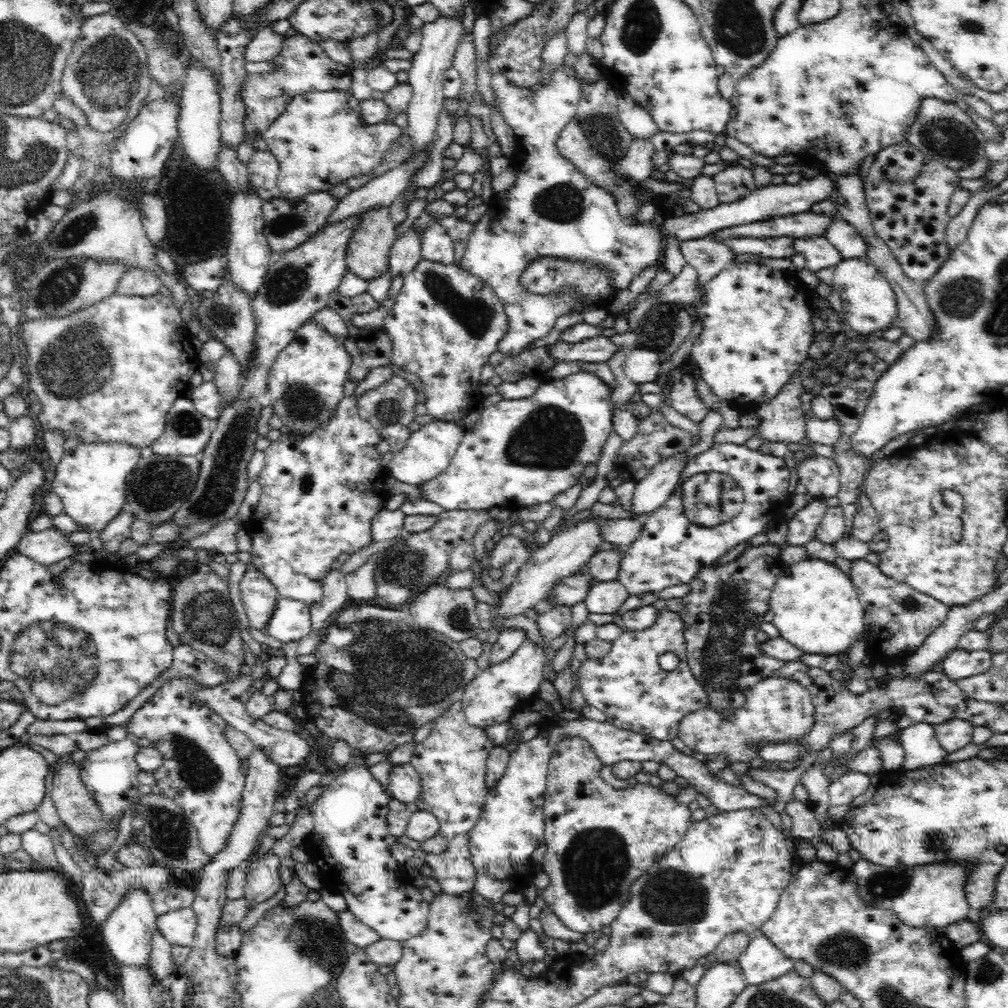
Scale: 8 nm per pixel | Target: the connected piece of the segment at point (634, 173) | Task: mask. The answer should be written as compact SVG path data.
M634 139L622 158L614 162L614 173L622 179L641 182L654 174L650 158L656 152L649 139Z

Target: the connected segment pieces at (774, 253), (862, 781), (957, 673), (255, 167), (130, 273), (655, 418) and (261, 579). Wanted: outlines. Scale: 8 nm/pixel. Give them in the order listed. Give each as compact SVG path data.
M772 236L768 238L724 239L723 243L736 254L758 254L762 258L790 258L795 254L793 236Z
M848 772L829 785L829 805L848 805L856 797L864 794L870 786L868 775L860 772Z
M958 645L940 660L942 674L952 682L982 674L990 668L991 656L990 651L968 651Z
M254 149L247 162L249 184L257 190L264 201L281 197L277 187L279 162L270 150Z
M127 268L124 275L118 280L114 294L148 297L159 293L160 287L161 283L156 274L148 270Z
M651 409L648 416L638 422L636 434L630 440L622 442L620 450L616 453L612 470L617 472L616 478L620 478L622 482L632 481L636 484L646 478L650 470L659 462L684 453L696 444L694 440L692 433L670 424L660 410Z
M248 566L238 590L252 628L262 629L274 610L279 595L277 588L258 569Z

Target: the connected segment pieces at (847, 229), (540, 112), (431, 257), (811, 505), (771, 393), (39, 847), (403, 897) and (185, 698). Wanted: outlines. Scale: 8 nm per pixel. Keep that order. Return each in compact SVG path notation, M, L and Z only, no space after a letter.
M837 215L832 217L832 222L823 236L839 250L844 259L862 258L866 254L864 239L851 224Z
M560 65L552 71L552 78L546 86L537 84L534 88L515 88L504 76L492 76L492 89L496 95L498 108L506 124L512 128L517 137L517 145L511 158L511 168L515 174L514 184L493 197L486 204L486 211L475 222L466 242L460 266L469 274L476 276L486 284L497 296L504 308L508 329L498 342L497 350L503 356L515 356L522 352L528 344L542 339L555 327L558 317L583 311L583 306L569 294L558 296L540 296L529 294L519 284L519 277L524 271L526 262L540 256L555 256L566 260L591 260L597 266L605 268L614 275L616 290L629 288L634 276L640 275L648 266L658 267L664 249L664 236L658 226L649 222L628 223L619 213L615 198L603 188L592 186L589 180L576 168L570 160L562 157L556 149L556 138L570 120L575 117L580 100L580 90L584 82L579 79L573 67L564 69Z
M436 221L428 223L420 234L420 256L422 259L442 264L454 263L452 238Z
M813 497L787 524L787 546L804 546L814 538L814 532L829 509L824 499Z
M730 263L724 270L718 272L713 280L710 280L703 289L703 300L696 312L698 320L702 321L703 328L701 334L696 338L696 342L694 342L691 358L694 360L694 365L698 369L699 377L708 384L710 390L718 396L718 398L732 404L732 408L741 416L755 412L758 409L758 405L772 400L778 392L780 392L780 389L790 380L790 377L798 372L801 368L800 365L809 358L809 349L813 344L816 333L812 324L812 306L806 302L806 296L804 296L802 288L803 286L798 286L798 288L792 286L792 284L786 280L784 271L780 271L779 269L772 270L771 267L767 267L761 263Z
M31 829L24 832L21 838L21 849L31 856L29 870L64 874L60 863L54 856L53 841L50 836Z
M353 756L353 761L345 767L346 772L342 776L336 778L328 787L325 787L322 796L316 800L314 806L312 806L313 812L313 830L311 836L308 838L307 847L308 853L311 858L310 862L315 864L319 869L321 877L323 878L325 888L328 888L332 893L342 896L347 905L347 911L356 916L361 923L374 929L374 932L378 933L380 939L390 939L398 941L399 943L408 940L409 938L418 936L419 932L422 932L426 928L429 916L429 902L426 902L421 896L421 892L413 884L413 880L400 880L397 879L398 872L400 872L401 864L398 864L391 853L391 847L396 843L395 837L389 834L389 829L386 823L386 816L388 814L388 802L389 796L385 792L382 784L375 780L369 772L369 768L364 766L364 762L361 762L359 757Z
M170 678L132 714L123 728L126 734L130 733L136 739L147 738L152 742L152 747L160 752L162 765L152 773L156 782L155 790L182 808L186 819L196 828L200 847L212 858L218 850L224 848L239 818L245 777L240 773L242 763L225 737L227 722L209 706L194 698L195 692L206 687L212 686L198 684L191 678Z

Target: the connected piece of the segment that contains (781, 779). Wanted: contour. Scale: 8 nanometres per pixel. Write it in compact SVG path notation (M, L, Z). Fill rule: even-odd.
M812 752L809 756L804 757L801 764L792 770L759 770L750 768L747 774L748 777L756 780L756 782L760 782L774 790L777 797L776 805L779 808L786 809L787 804L793 798L796 784L799 784L802 774L812 767L818 754L819 752Z

